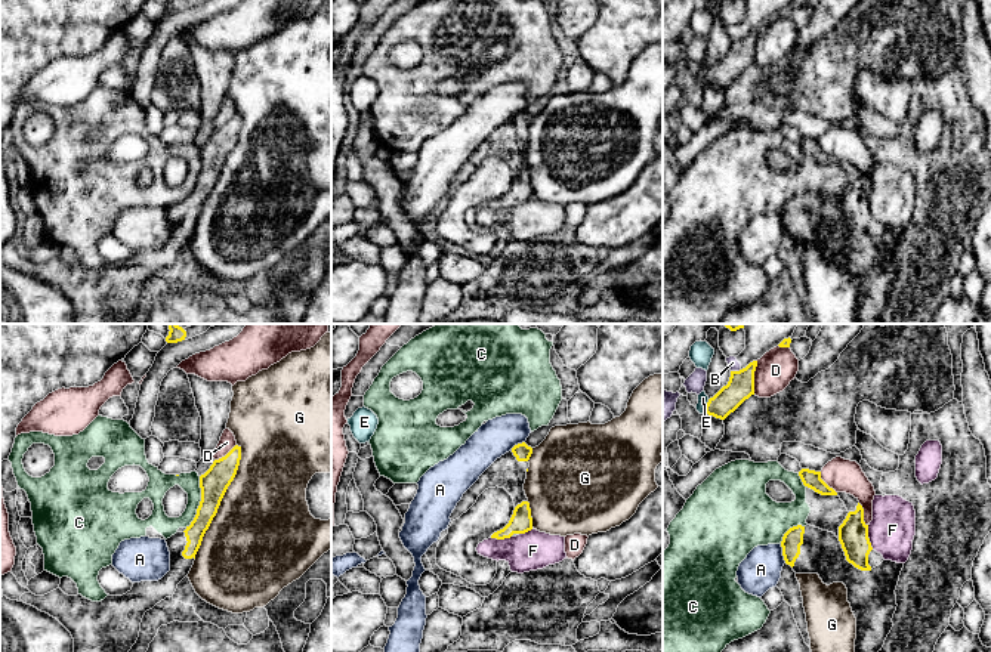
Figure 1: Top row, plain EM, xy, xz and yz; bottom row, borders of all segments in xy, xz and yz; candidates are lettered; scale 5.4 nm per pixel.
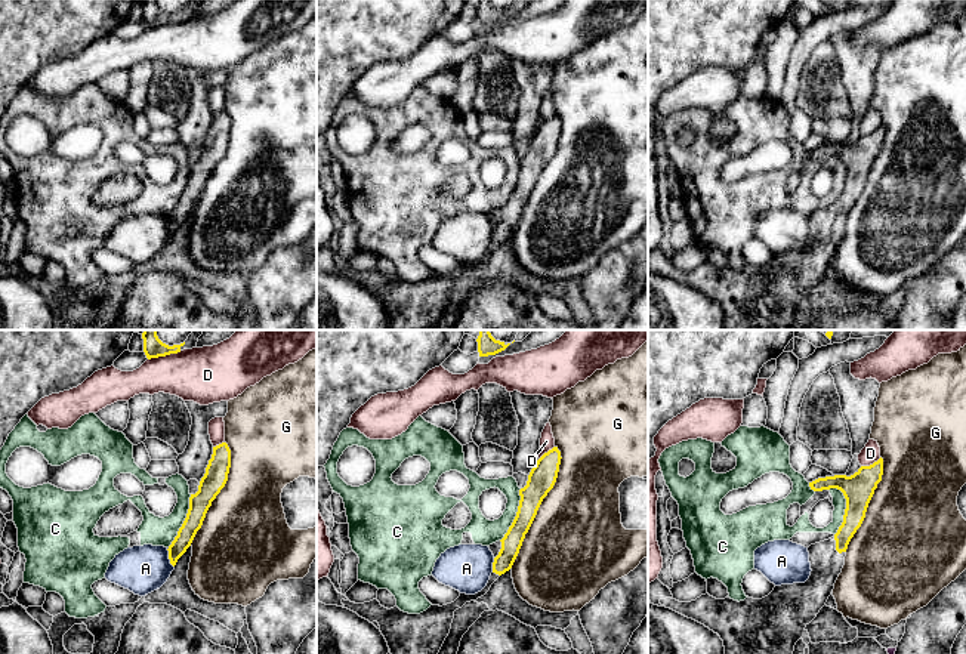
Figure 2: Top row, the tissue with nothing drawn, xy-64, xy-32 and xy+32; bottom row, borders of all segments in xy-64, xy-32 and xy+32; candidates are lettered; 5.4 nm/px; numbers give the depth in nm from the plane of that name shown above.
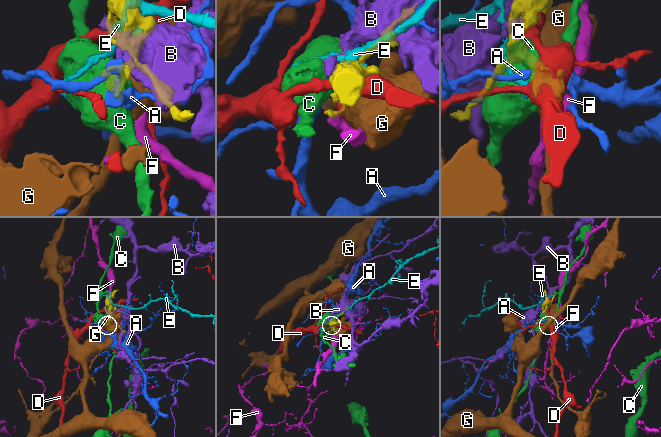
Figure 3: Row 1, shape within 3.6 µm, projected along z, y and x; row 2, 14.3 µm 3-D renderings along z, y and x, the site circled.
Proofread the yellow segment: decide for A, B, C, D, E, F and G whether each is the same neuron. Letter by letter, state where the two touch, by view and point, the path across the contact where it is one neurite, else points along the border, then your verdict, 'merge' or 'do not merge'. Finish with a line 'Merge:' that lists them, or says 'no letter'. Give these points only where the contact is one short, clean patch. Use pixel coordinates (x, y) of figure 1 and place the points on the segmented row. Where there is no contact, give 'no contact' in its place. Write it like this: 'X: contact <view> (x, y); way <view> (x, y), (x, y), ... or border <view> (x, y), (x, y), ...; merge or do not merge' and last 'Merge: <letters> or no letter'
A: contact yz (783, 553); border yz (780, 544), (786, 562); do not merge
B: contact yz (735, 371); border yz (740, 368), (731, 371); do not merge
C: contact xy (200, 503); border xy (200, 476), (200, 504), (194, 519), (185, 527); do not merge
D: contact yz (753, 377); do not merge
E: contact yz (706, 407); do not merge
F: contact yz (867, 537); do not merge
G: contact xy (221, 500); do not merge
Merge: no letter

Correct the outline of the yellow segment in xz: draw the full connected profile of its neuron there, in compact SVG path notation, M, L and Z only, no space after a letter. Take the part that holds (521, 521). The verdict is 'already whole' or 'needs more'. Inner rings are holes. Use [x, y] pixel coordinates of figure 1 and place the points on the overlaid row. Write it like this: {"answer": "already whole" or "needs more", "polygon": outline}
{"answer": "needs more", "polygon": "M525 442L515 445L509 452L497 458L479 479L463 494L450 519L451 522L466 513L488 488L504 488L513 498L515 510L509 523L494 532L491 538L504 540L513 534L525 534L532 529L532 517L528 498L524 491L532 448Z"}

